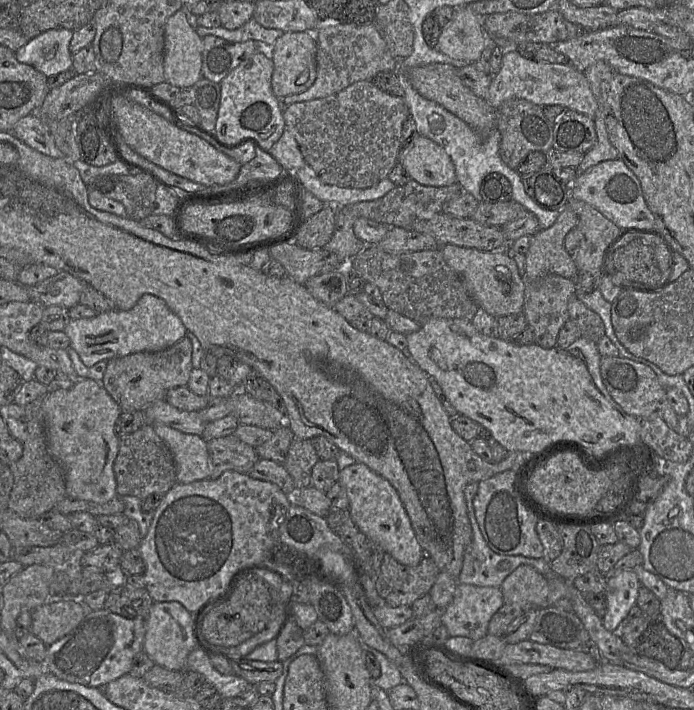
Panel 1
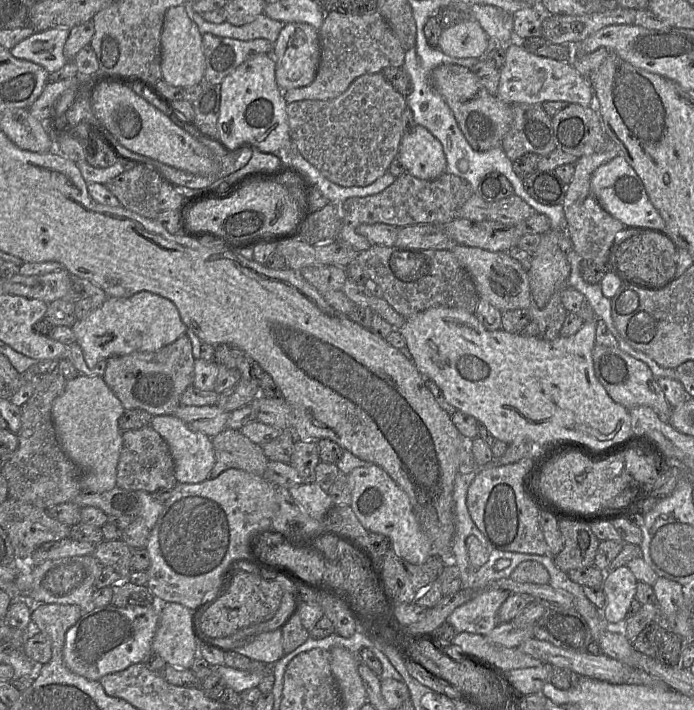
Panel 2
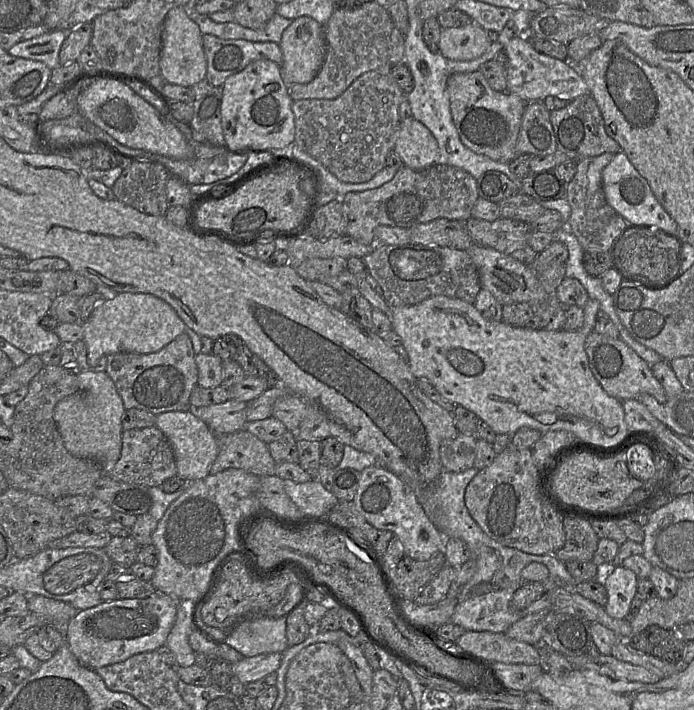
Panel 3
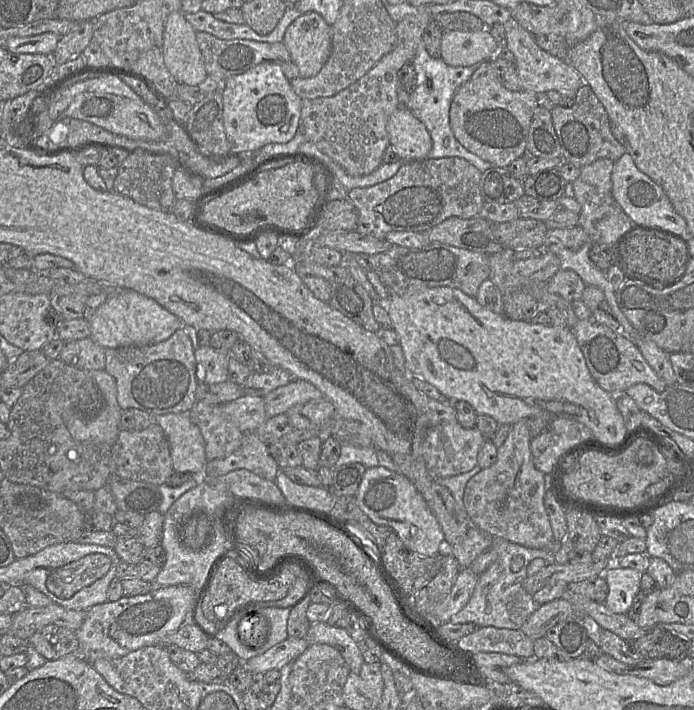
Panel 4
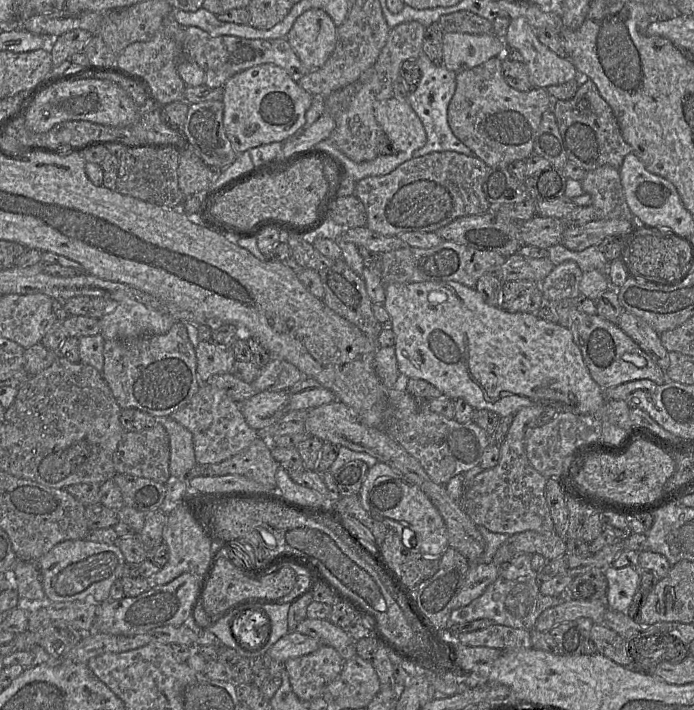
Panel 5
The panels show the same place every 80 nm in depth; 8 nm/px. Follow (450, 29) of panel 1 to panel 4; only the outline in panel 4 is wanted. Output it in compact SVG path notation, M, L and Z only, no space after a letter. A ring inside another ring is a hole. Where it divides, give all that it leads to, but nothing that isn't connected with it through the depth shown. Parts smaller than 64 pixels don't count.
M488 29L443 31L441 58L449 66L472 66L486 61L498 45Z

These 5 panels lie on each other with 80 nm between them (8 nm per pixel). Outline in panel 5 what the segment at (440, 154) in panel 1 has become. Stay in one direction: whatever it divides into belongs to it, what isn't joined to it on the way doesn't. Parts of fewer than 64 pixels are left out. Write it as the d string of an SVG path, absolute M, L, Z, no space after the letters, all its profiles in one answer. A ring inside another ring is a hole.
M407 98L381 101L374 115L396 152L415 151L426 144L424 126Z

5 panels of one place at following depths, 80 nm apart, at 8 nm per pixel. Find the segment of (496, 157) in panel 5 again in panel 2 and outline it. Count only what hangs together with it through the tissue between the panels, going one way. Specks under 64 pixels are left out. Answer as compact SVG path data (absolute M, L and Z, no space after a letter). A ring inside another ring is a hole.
M443 64L432 70L430 82L451 109L459 128L474 150L487 151L502 147L502 141L513 121L512 105L491 95L479 78L466 67Z

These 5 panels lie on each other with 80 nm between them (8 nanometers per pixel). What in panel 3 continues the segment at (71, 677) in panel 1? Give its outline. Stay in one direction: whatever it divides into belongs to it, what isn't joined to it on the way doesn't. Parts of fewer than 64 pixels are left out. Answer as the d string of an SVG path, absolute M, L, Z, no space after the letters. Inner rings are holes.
M155 591L144 599L115 599L78 611L67 626L70 651L84 666L97 669L142 652L157 651L166 643L180 600Z

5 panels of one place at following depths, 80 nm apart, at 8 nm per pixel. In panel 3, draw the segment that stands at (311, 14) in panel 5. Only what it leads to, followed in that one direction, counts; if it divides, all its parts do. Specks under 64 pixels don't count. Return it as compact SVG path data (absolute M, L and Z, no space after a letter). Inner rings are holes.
M311 17L294 19L279 42L283 54L281 77L289 86L308 83L319 72L326 53L324 26Z

